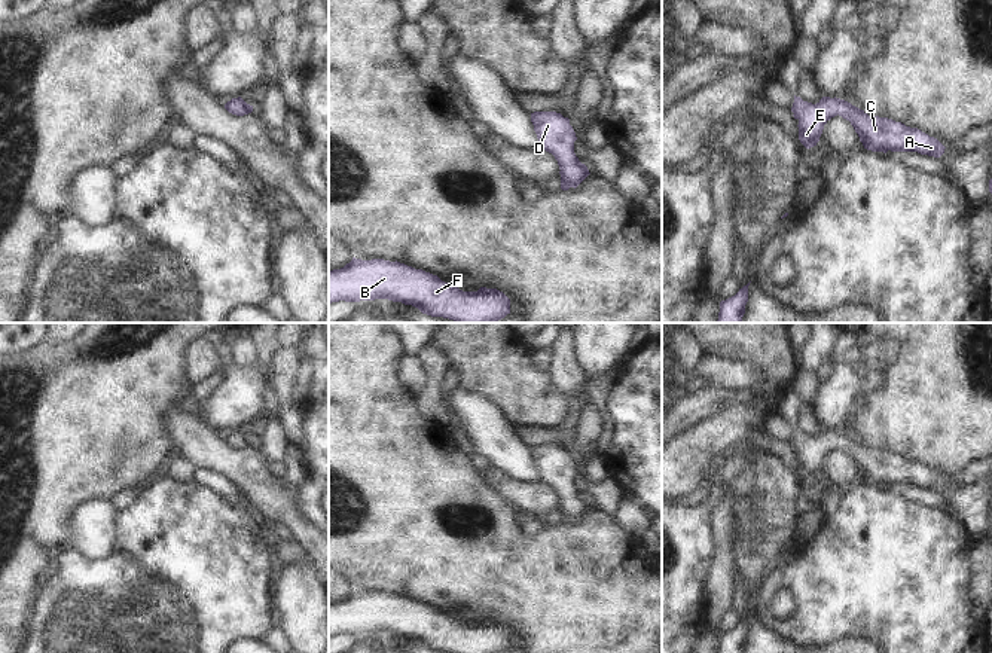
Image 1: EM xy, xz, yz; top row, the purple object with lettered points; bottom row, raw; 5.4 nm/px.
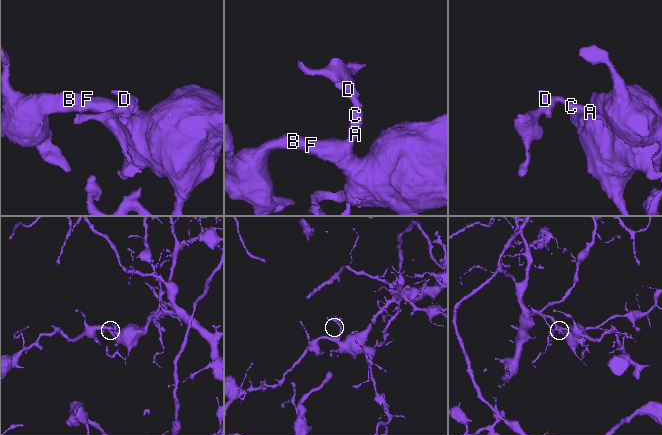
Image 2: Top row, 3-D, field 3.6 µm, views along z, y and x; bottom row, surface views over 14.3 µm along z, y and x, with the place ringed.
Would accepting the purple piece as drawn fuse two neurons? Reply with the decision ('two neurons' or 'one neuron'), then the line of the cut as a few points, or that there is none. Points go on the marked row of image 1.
one neuron | no cut

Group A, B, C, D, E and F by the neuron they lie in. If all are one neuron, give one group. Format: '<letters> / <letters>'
A B C D E F

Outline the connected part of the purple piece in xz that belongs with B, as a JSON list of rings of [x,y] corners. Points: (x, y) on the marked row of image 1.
[[[352,257],[344,268],[329,271],[329,303],[375,299],[412,305],[422,314],[449,318],[455,323],[495,323],[510,314],[510,299],[497,289],[480,287],[477,292],[463,292],[454,284],[442,281],[437,275],[397,260]]]

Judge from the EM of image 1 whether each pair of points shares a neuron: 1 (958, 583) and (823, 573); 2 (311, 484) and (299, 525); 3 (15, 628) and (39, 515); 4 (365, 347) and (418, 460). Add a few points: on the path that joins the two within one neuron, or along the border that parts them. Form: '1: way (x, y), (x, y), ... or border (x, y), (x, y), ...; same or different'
1: way (924, 583), (906, 583), (896, 573), (857, 573); same
2: border (298, 487), (298, 507), (313, 525); different
3: way (15, 600), (15, 554), (21, 543); same
4: way (365, 375), (365, 406), (390, 432); same

